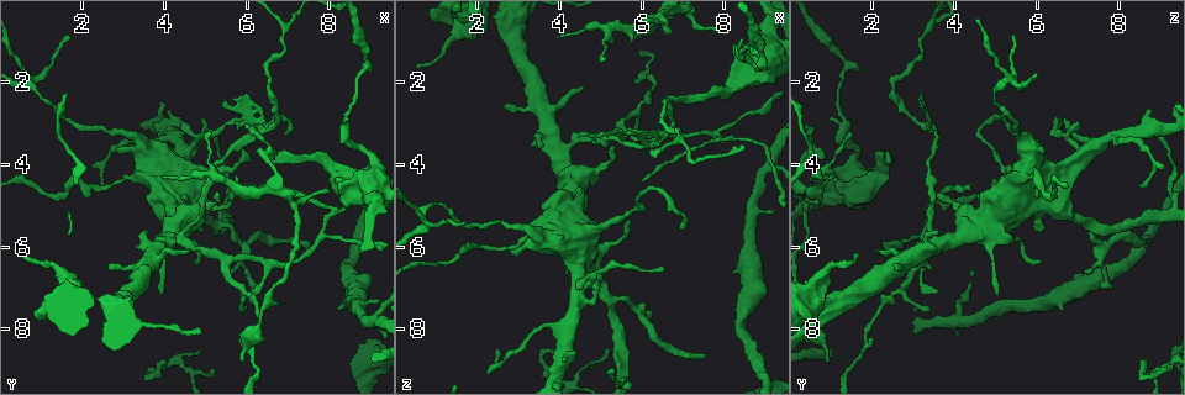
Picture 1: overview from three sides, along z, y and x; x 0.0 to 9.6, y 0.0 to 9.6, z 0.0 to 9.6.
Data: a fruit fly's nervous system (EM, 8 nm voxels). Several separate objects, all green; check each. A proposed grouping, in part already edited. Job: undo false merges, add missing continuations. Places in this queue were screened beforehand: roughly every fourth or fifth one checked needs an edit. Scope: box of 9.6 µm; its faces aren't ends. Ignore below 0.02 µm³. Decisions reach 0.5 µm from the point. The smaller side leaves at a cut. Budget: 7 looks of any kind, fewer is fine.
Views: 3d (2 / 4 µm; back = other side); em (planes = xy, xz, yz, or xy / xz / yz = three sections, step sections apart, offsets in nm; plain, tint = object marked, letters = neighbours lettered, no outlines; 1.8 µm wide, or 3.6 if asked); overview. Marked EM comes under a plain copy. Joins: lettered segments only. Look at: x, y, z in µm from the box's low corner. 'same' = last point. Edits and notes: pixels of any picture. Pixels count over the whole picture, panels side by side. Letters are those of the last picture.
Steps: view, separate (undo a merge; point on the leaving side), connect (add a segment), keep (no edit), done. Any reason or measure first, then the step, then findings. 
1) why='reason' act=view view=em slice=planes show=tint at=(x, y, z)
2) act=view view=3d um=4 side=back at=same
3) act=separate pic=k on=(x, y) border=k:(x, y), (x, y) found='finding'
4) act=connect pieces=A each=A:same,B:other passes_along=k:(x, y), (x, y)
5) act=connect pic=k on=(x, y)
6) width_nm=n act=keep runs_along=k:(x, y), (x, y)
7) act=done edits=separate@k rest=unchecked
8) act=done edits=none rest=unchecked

act=view view=em um=3.6 slice=xz step=8 show=tint at=(4.50, 4.35, 6.15)

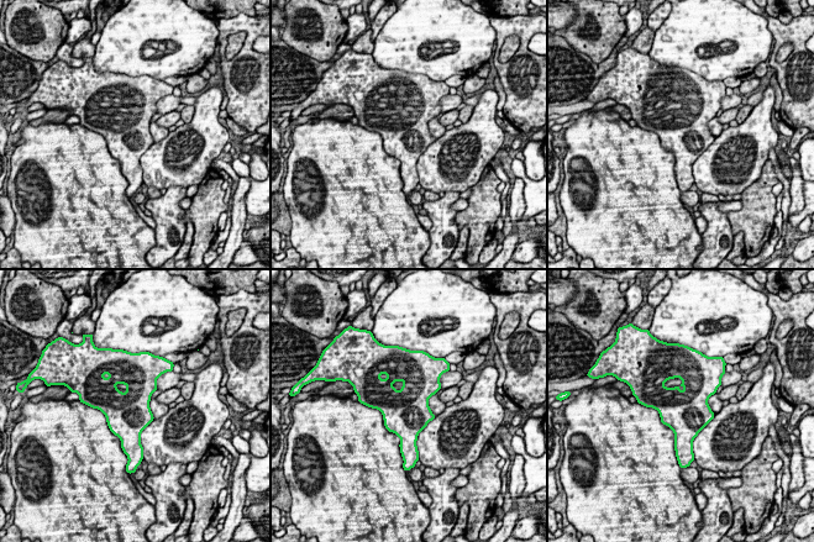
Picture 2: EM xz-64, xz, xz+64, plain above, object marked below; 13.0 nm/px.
act=view view=em um=3.6 slice=planes show=letters at=same

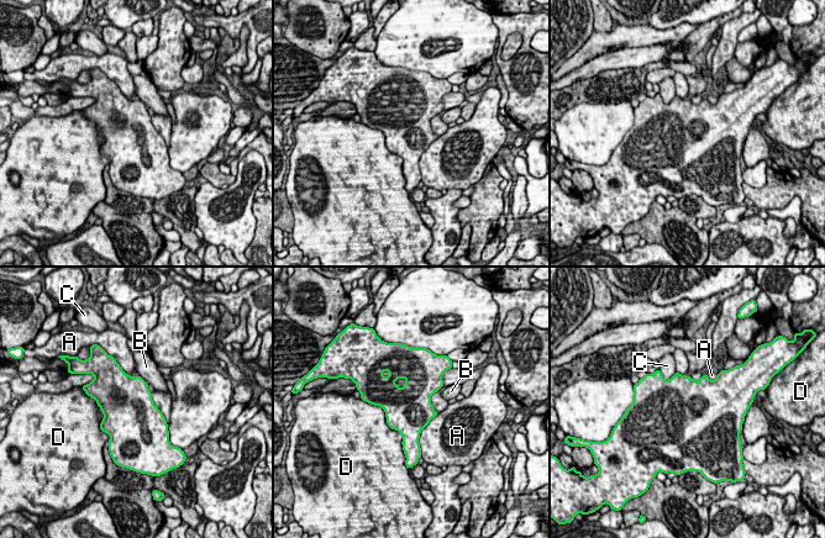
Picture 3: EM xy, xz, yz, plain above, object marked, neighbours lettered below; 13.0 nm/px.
longest_contact=D:750nm act=keep each=A:other,B:other,C:other,D:other border=3:(369, 402), (383, 410), (403, 447) found='continuous, no second cell'

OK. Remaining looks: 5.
act=view view=3d um=2 at=(3.95, 4.35, 0.95)

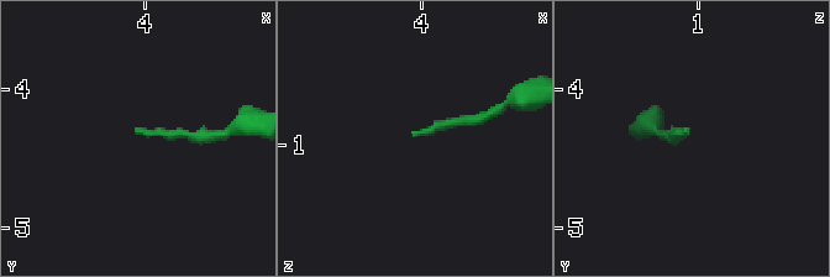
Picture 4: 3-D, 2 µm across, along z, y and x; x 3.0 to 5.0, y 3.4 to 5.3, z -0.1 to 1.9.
why='need the tissue' act=view view=em slice=yz step=16 show=letters at=(3.96, 4.30, 0.94)

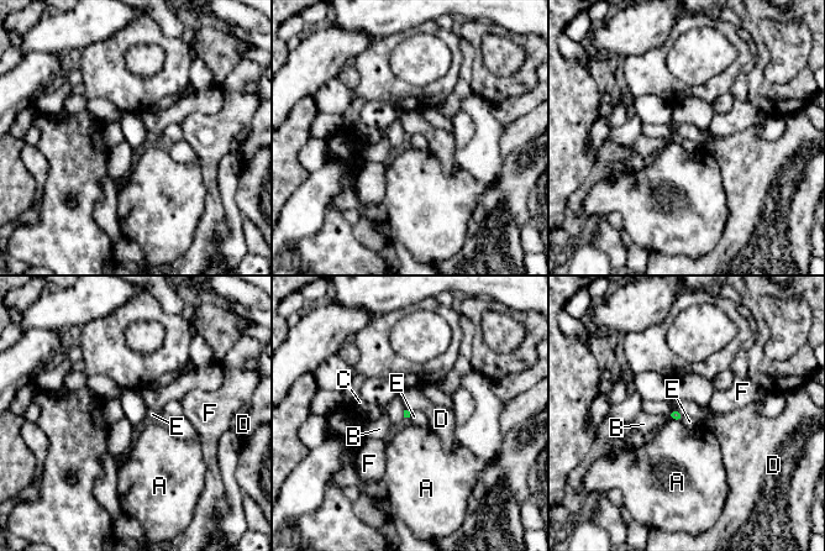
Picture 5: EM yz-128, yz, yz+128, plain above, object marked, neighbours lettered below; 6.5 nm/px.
why='cut it another way' act=view view=em slice=planes show=letters at=same

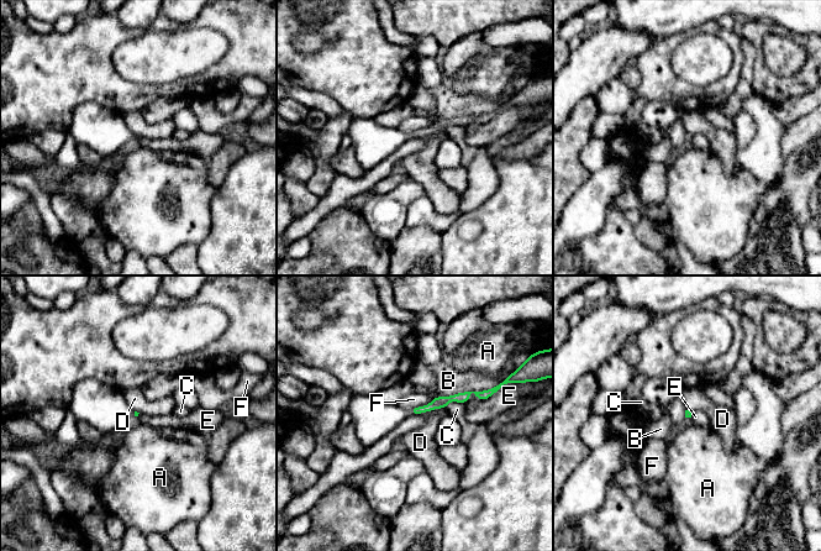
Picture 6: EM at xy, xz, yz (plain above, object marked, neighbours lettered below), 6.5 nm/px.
longest_contact=B:340nm act=keep each=A:other,B:other,C:other,D:other,E:other,F:other runs_along=6:(487, 394), (470, 393), (414, 410) found='none of them fits'

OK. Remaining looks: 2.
why='thin end' act=view view=em slice=planes show=letters at=(7.50, 5.90, 8.65)

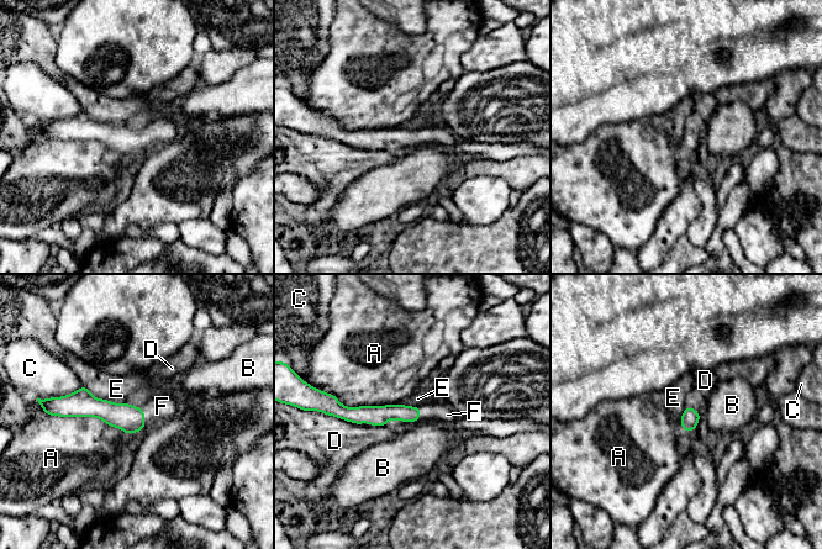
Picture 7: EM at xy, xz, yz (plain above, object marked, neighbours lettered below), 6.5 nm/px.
act=connect pieces=F each=A:other,B:other,C:other,D:other,E:other,F:same found='the cell continues'

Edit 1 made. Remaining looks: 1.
act=done edits=connect@7 rest=unchecked

